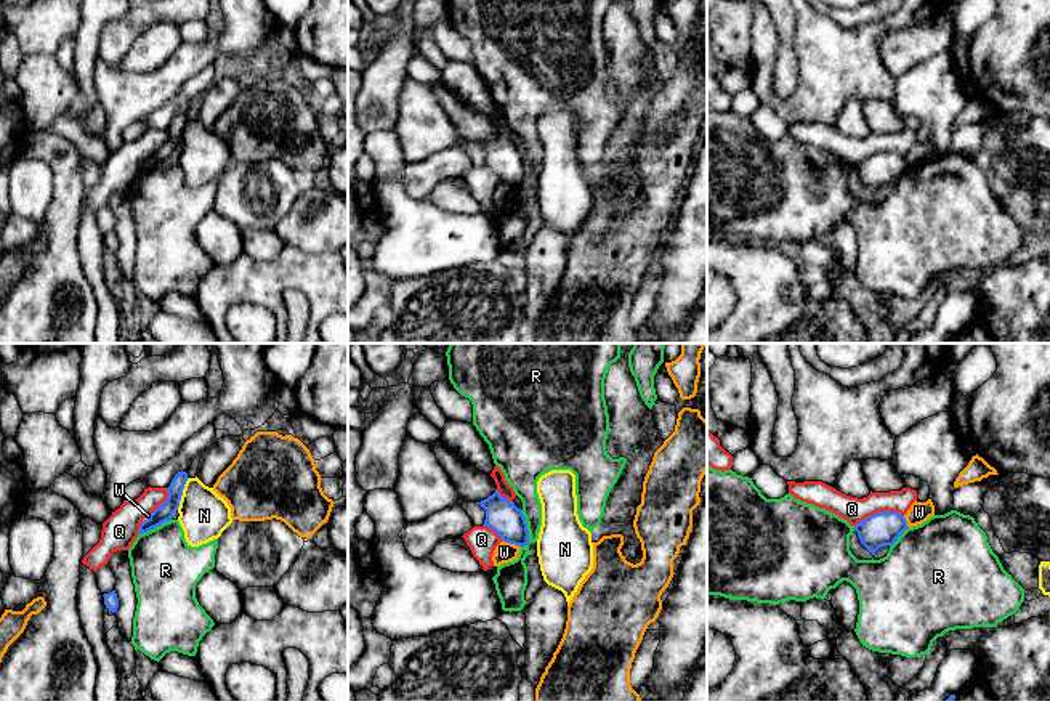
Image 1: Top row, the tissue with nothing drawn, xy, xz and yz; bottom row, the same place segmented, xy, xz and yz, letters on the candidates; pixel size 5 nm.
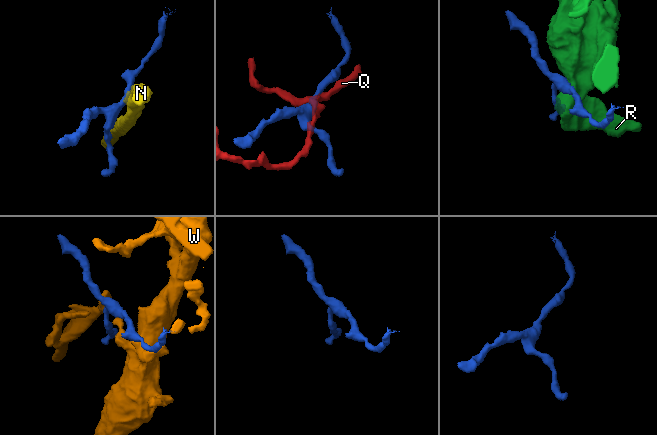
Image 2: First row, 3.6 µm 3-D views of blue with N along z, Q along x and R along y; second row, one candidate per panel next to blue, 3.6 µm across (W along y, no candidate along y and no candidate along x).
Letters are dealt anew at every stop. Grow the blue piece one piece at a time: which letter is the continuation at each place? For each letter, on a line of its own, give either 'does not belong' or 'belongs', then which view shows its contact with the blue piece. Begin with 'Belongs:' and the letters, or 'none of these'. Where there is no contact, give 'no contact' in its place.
Belongs: none of these
N: does not belong; meets blue in xy
Q: does not belong; meets blue in yz
R: does not belong; meets blue in xz
W: does not belong; meets blue in xz

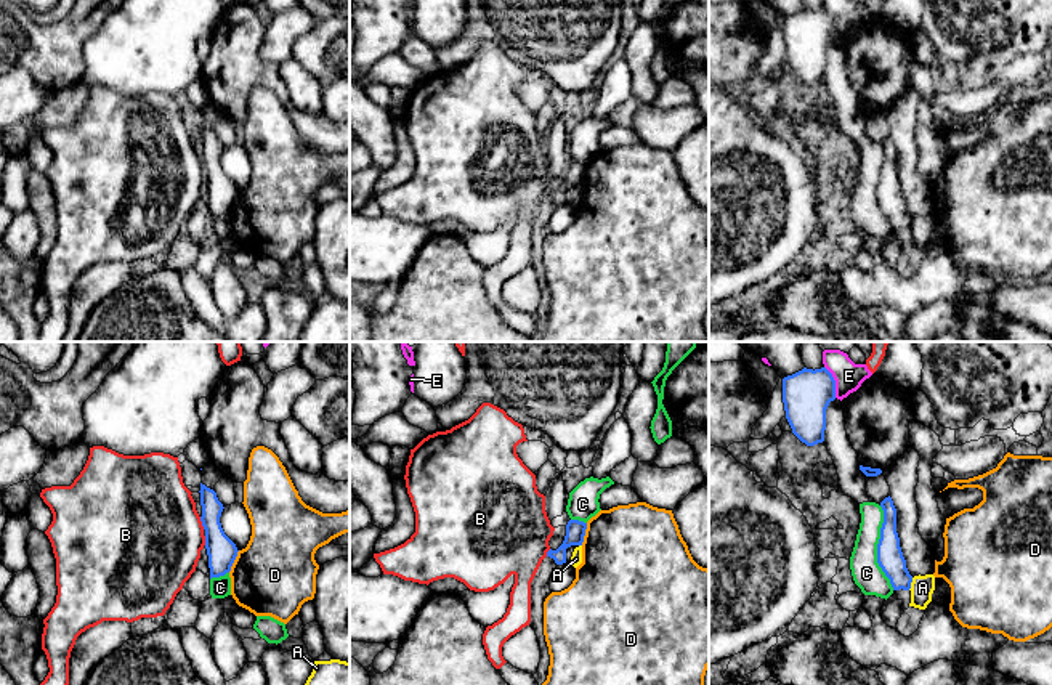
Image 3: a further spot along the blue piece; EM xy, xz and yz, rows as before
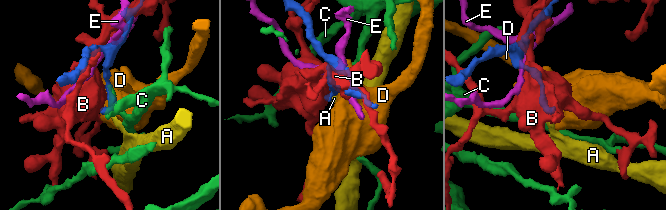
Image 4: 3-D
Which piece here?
Belongs: none of these
A: does not belong; meets blue in yz
B: does not belong; meets blue in xy
C: does not belong; meets blue in yz
D: does not belong; meets blue in xy
E: does not belong; meets blue in yz

